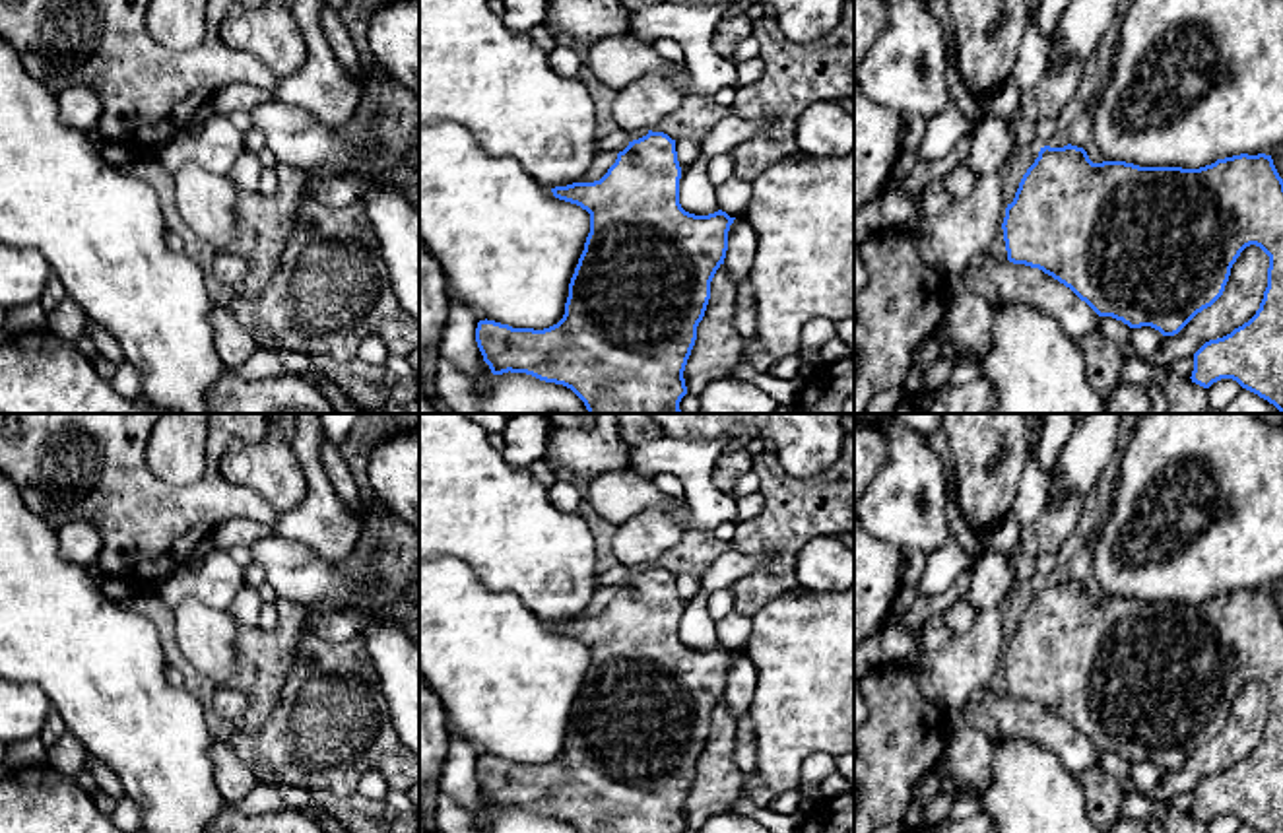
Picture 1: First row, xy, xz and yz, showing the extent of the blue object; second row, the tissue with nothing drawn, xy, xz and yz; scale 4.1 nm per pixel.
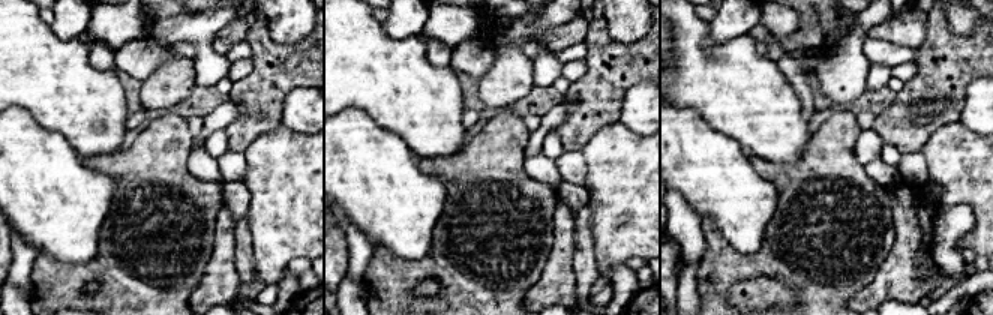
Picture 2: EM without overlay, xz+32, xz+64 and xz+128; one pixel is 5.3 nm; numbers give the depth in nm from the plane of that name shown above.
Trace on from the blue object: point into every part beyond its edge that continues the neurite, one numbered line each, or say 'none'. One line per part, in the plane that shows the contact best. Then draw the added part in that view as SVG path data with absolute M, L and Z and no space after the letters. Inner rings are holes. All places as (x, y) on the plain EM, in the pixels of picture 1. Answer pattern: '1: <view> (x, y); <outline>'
none

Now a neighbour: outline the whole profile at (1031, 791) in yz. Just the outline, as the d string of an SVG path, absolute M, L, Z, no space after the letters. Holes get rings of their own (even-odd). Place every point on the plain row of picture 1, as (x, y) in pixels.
M992 738L990 786L980 802L996 833L1104 833L1089 817L1077 777L1052 750L1031 740Z

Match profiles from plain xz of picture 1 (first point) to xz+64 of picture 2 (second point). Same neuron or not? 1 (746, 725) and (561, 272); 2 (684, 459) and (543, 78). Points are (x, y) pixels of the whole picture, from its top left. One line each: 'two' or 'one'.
1: two
2: one

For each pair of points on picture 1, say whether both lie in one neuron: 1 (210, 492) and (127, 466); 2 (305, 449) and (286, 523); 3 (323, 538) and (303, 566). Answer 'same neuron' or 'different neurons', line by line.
1: same neuron
2: same neuron
3: different neurons

